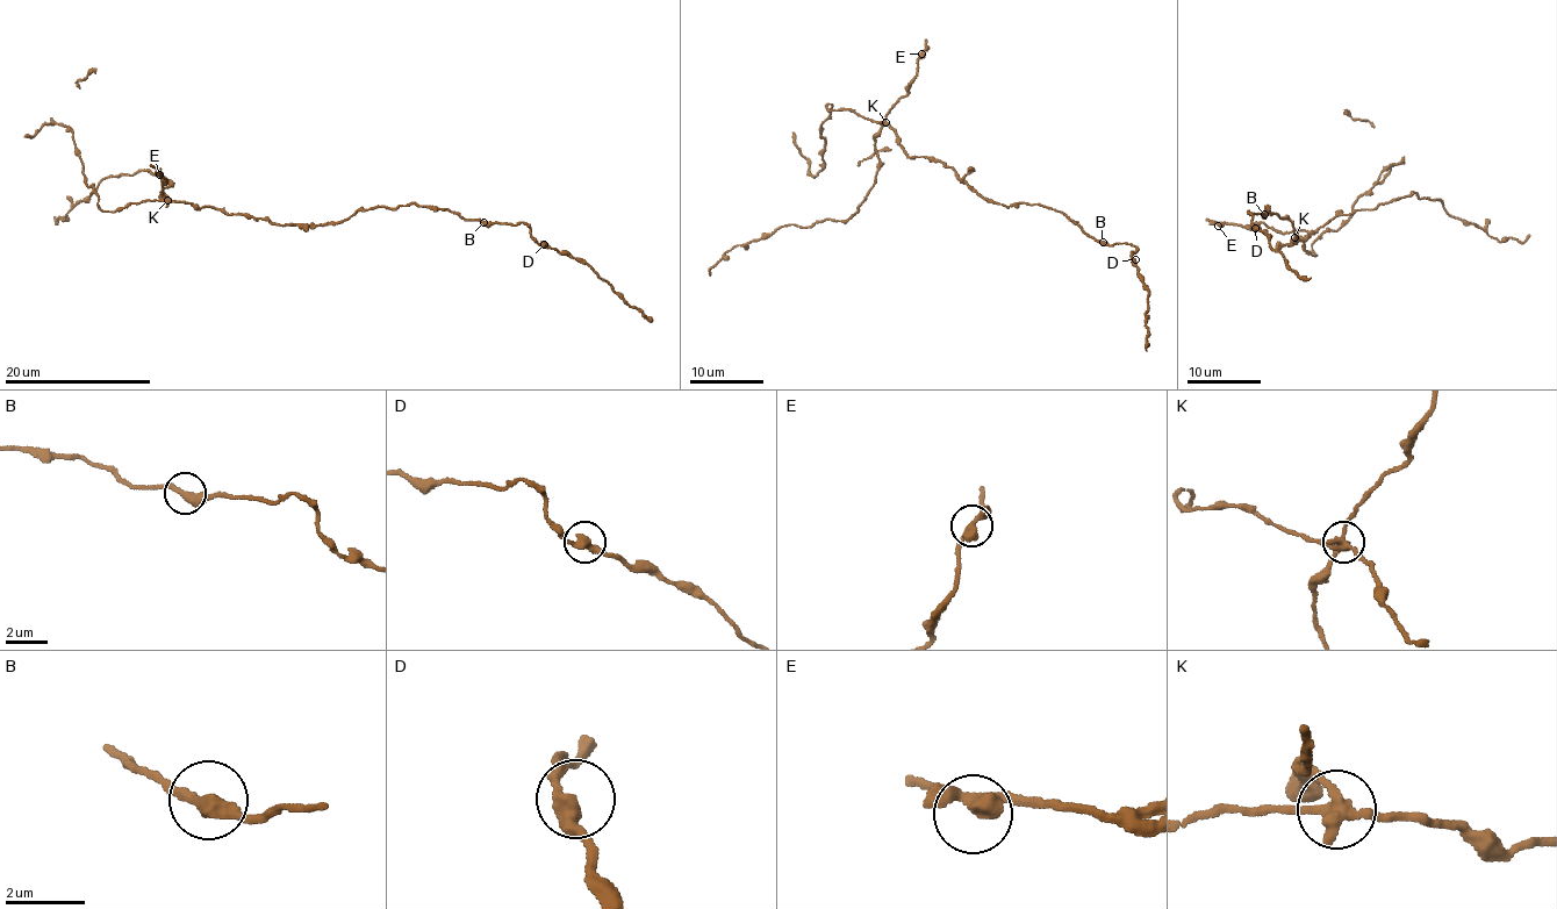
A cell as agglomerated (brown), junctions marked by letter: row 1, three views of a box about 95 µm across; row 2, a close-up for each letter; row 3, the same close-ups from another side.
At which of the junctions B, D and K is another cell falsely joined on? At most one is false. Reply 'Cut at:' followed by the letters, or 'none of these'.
Cut at: K

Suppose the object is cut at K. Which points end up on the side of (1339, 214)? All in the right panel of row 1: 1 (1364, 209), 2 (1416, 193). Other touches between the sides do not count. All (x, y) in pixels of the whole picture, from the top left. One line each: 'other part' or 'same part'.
1: same part
2: same part

